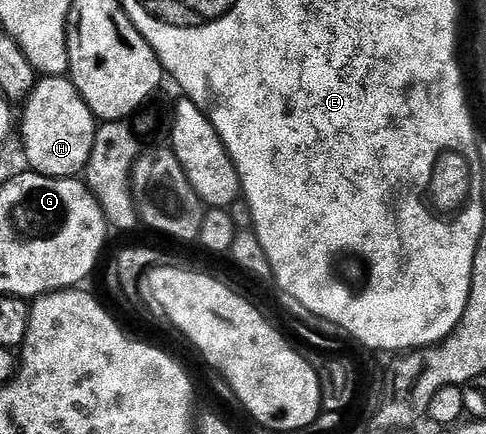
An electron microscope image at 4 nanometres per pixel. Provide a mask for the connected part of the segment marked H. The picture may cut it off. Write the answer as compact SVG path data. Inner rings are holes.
M41 76L23 109L24 122L21 125L19 122L18 133L23 138L31 172L40 173L43 177L75 178L83 174L88 168L88 160L94 147L98 118L90 111L71 80L67 76Z

